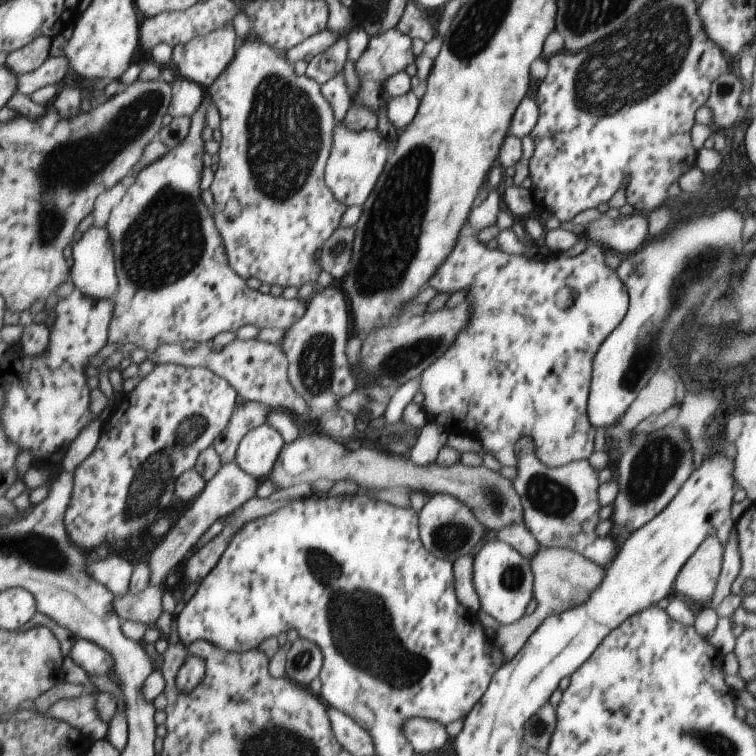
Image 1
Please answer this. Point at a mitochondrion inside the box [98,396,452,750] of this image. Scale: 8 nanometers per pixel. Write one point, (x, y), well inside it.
(357, 617)

